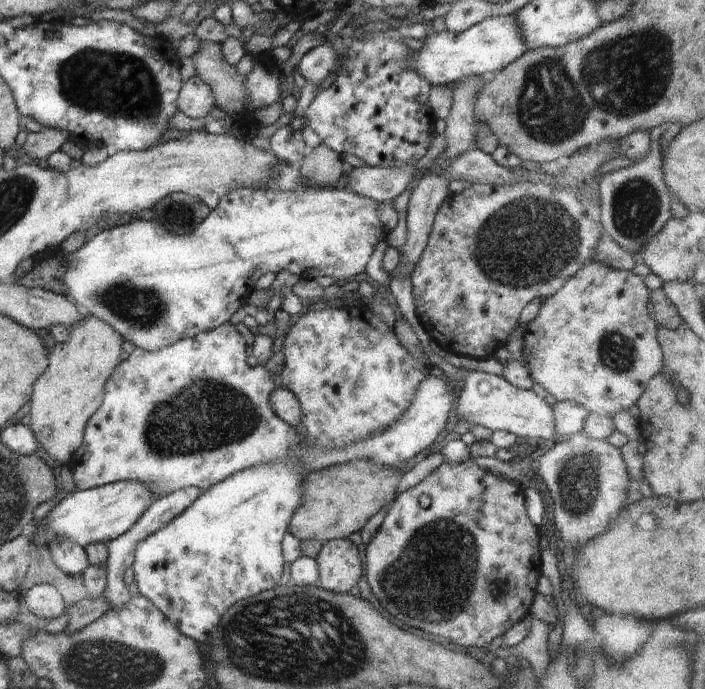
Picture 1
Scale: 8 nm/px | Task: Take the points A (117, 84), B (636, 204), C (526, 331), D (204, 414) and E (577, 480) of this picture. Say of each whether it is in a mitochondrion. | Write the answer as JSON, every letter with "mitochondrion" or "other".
{"A":"mitochondrion","B":"mitochondrion","C":"other","D":"mitochondrion","E":"mitochondrion"}

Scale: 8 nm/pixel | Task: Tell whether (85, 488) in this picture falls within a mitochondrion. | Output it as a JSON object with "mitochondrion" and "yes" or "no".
{"mitochondrion":"no"}

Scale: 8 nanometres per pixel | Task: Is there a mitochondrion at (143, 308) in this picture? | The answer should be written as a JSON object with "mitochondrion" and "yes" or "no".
{"mitochondrion":"yes"}

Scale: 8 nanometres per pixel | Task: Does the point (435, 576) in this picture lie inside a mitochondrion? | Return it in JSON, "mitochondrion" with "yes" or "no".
{"mitochondrion":"yes"}

